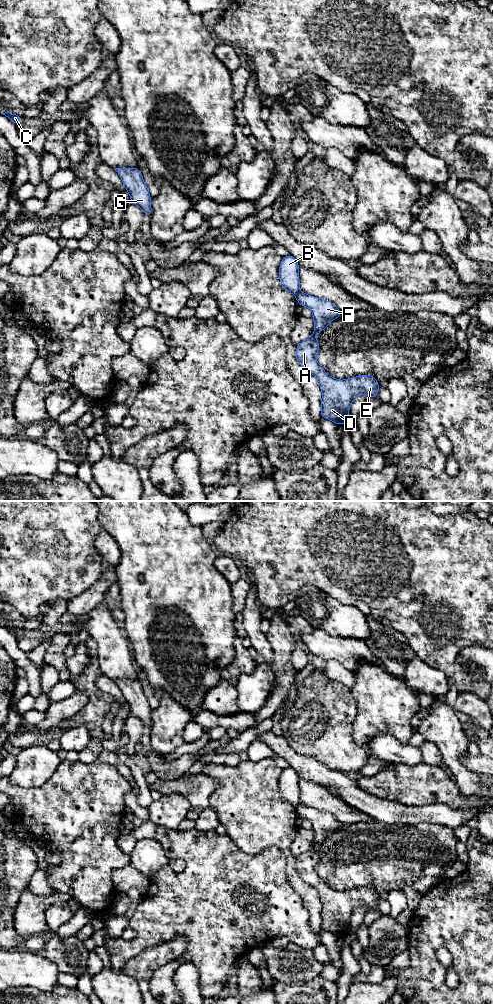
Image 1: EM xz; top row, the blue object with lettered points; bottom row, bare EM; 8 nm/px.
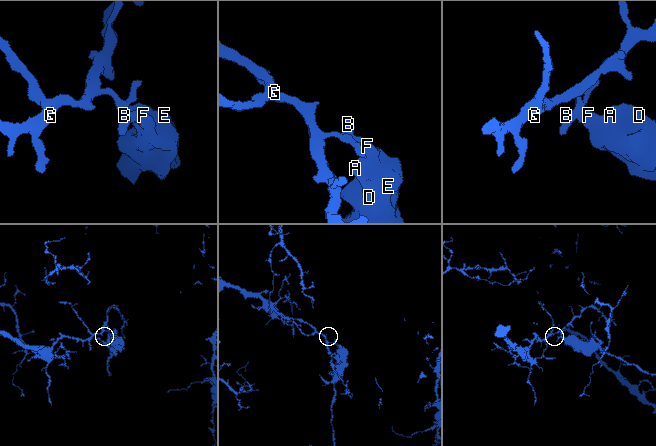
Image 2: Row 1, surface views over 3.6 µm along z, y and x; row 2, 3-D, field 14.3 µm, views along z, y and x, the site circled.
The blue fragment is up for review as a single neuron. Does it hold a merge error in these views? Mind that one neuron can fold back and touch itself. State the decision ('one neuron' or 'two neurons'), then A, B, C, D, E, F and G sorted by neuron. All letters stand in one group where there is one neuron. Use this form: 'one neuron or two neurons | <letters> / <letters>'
two neurons | A D E F / B C G

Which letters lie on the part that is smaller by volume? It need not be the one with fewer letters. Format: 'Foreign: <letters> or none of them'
Foreign: A, D, E, F

